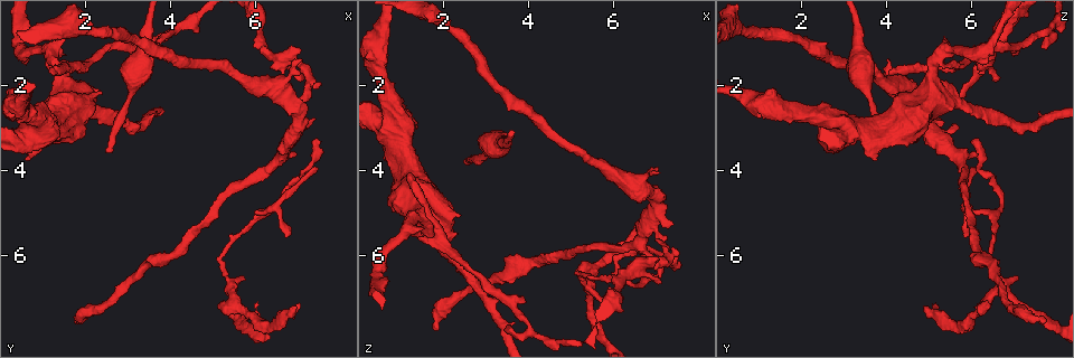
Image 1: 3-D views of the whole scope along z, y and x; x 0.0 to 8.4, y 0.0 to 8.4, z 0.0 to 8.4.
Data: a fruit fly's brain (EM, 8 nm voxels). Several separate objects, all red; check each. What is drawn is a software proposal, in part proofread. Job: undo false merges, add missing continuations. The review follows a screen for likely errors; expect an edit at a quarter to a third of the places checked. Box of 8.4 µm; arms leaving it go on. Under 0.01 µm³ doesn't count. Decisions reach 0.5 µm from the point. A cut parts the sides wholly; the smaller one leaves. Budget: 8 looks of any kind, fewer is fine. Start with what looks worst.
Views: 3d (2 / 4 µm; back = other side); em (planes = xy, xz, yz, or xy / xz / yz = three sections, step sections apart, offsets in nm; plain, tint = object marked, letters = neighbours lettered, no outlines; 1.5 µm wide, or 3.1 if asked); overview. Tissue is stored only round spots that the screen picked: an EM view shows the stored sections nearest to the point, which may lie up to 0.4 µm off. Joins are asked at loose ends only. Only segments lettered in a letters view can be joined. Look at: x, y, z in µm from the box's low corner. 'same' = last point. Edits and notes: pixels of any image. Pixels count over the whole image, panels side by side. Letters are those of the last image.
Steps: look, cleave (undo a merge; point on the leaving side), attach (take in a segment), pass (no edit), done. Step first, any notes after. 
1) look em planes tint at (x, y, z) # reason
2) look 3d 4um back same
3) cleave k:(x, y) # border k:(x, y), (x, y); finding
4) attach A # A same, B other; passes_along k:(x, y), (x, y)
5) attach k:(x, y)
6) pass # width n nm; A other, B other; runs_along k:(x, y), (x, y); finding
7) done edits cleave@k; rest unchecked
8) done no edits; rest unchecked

look em planes letters at (2.45, 3.55, 3.80) # thin end

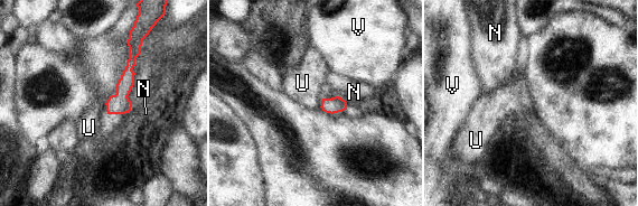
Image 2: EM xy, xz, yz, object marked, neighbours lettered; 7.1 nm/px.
pass # N other, U other, V other; runs_along 2:(131, 47), (128, 78), (110, 111); no lettered segment goes on from it

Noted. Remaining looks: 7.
look 3d 2um at (7.10, 1.85, 6.60) # branch stops here

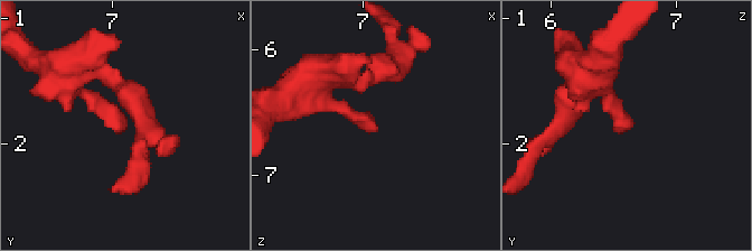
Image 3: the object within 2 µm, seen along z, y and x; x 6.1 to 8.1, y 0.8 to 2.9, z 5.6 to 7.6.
look em planes plain at (7.12, 1.86, 6.64) # now the EM

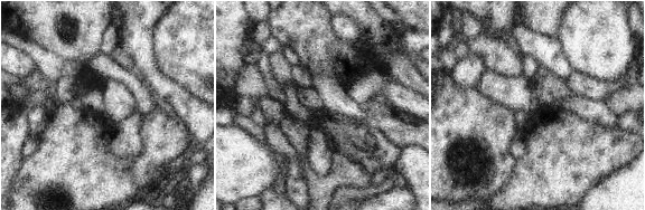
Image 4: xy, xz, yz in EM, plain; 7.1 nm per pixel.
look em planes letters same # see the neighbours

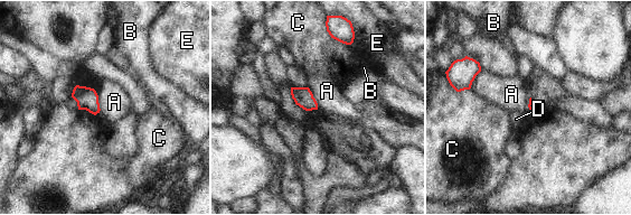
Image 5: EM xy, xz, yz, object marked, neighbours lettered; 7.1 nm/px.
pass # A other, B other, C other, D other, E other; border 5:(93, 89), (97, 95), (100, 112); no lettered segment goes on from it

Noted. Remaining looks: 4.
look em xy step 8 letters at (5.70, 6.45, 7.15)

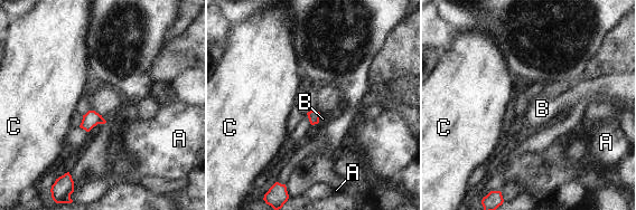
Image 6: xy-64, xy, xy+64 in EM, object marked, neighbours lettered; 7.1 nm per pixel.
look em yz step 8 letters same # cut it another way

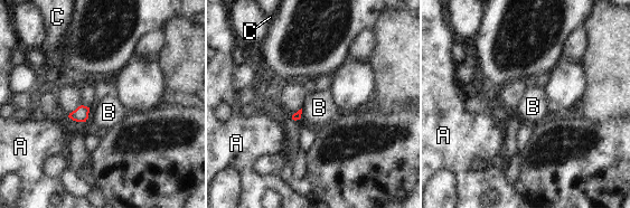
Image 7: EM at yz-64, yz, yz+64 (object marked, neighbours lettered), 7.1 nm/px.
pass # A other, B other, C other; border 7:(302, 109), (300, 117); none of them fits

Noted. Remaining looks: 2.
done no edits; rest unchecked

